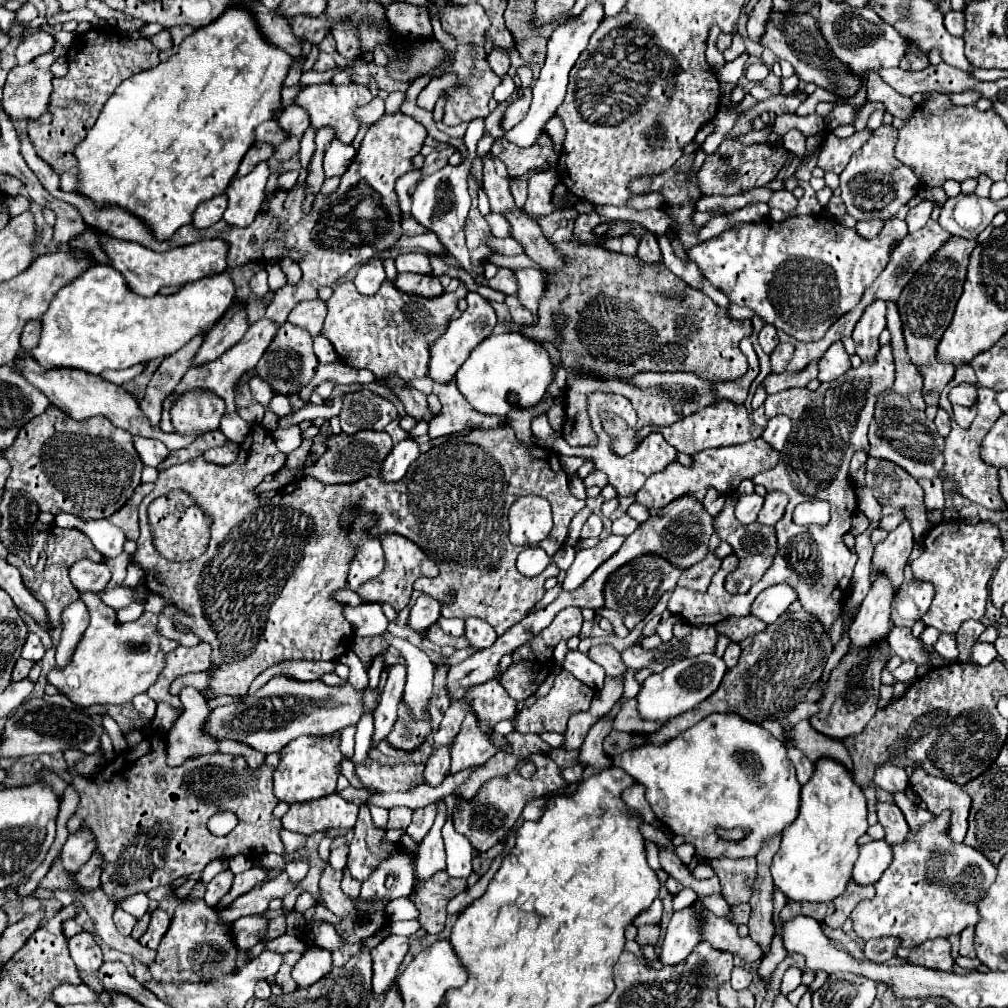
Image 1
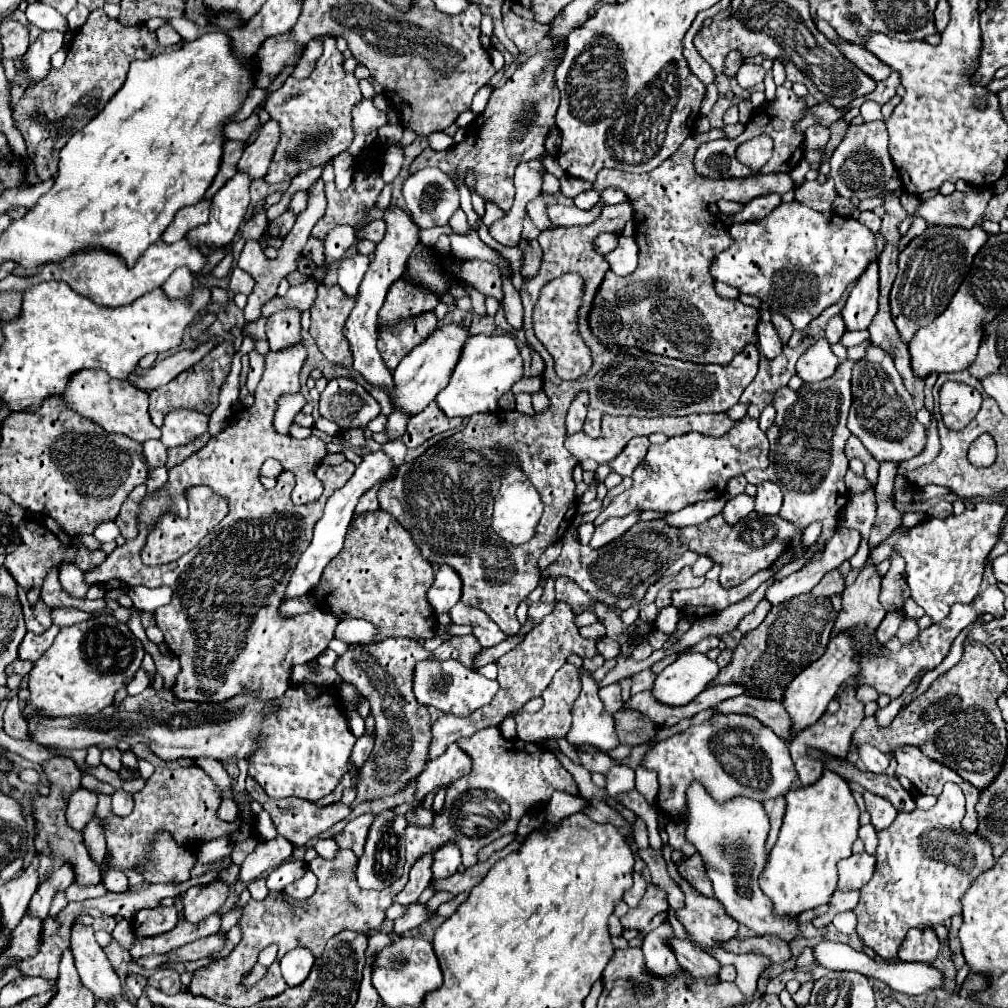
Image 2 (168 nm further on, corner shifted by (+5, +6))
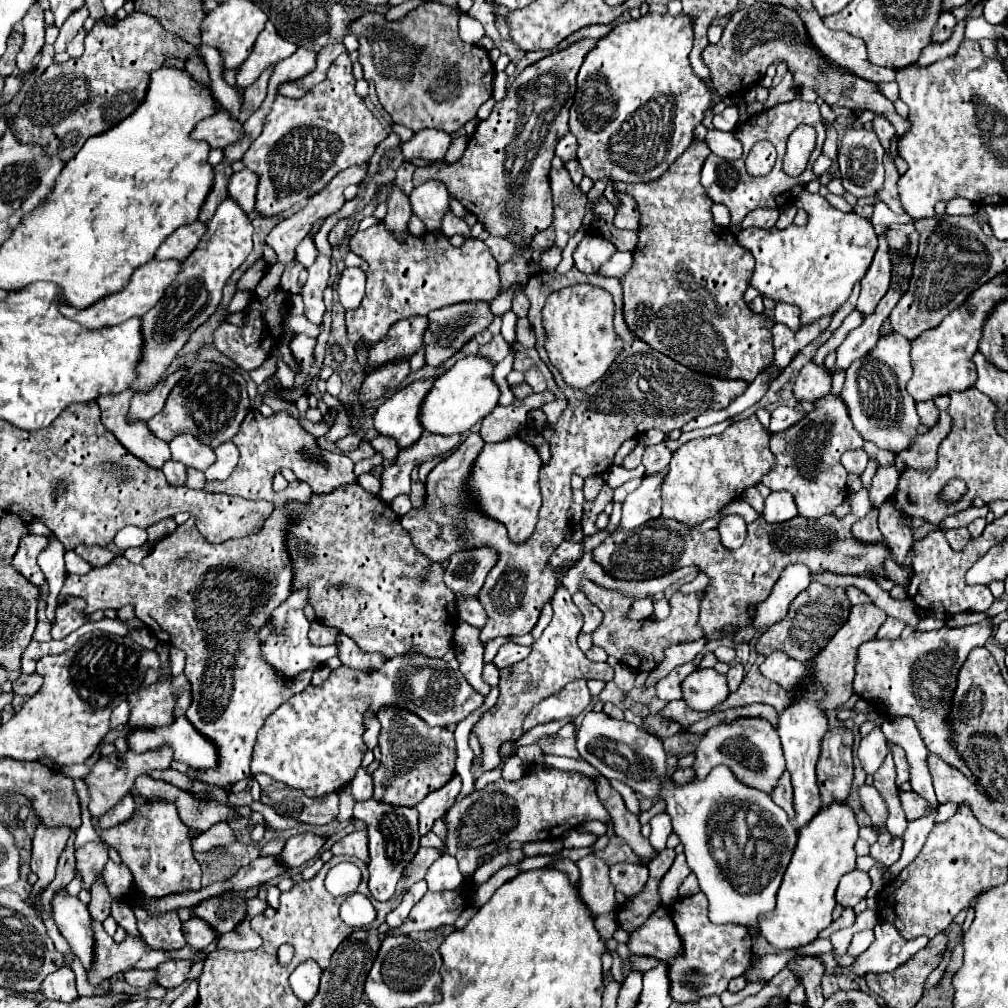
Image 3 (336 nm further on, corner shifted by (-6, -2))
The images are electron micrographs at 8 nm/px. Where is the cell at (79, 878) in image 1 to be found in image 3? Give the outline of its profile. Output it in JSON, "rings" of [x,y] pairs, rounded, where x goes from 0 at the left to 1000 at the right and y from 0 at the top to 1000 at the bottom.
{"rings":[[[125,789],[115,801],[111,801],[111,805],[107,805],[107,809],[101,809],[97,813],[97,820],[99,822],[111,822],[115,818],[121,818],[133,809],[133,803],[135,803],[135,799],[133,799],[131,789]]]}

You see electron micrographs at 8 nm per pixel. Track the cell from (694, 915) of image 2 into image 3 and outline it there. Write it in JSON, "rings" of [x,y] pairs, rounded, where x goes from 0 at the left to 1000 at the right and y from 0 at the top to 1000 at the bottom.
{"rings":[[[698,886],[677,890],[667,898],[667,912],[679,932],[679,947],[663,955],[667,959],[669,993],[690,993],[698,987],[714,987],[724,971],[738,967],[746,949],[746,930],[740,920],[710,918],[702,912],[702,892]]]}

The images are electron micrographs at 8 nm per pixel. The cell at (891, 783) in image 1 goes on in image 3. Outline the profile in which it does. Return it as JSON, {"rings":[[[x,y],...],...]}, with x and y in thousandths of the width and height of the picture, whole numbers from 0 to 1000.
{"rings":[[[869,721],[863,729],[859,729],[853,735],[853,743],[851,743],[851,753],[855,757],[855,763],[859,767],[869,767],[873,763],[873,759],[877,757],[881,749],[881,735],[875,729],[875,725]]]}

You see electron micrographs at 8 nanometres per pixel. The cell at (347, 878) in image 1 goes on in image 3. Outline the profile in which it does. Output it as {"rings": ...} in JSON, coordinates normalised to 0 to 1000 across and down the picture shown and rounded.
{"rings":[[[349,824],[343,830],[339,830],[335,836],[329,838],[327,842],[331,848],[353,848],[361,856],[365,856],[365,826],[359,824]]]}

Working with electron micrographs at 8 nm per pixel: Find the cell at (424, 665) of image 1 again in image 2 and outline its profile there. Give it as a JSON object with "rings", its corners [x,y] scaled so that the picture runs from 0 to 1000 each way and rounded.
{"rings":[[[344,614],[344,616],[338,616],[336,620],[334,620],[334,628],[332,628],[332,632],[334,634],[338,634],[340,638],[368,638],[370,634],[370,628],[372,624],[368,622],[368,618],[364,618],[364,616],[360,616],[360,614]]]}

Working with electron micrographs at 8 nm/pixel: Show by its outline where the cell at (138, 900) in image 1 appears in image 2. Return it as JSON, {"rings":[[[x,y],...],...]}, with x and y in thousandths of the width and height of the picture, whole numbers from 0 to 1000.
{"rings":[[[72,876],[68,882],[66,882],[66,892],[68,894],[84,894],[88,890],[98,890],[106,886],[106,882],[102,878],[92,878],[92,880],[78,880],[76,876]]]}

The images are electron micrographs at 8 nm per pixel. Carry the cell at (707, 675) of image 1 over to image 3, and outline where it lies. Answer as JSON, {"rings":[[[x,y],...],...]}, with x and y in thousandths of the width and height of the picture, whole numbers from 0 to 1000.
{"rings":[[[688,664],[677,676],[677,693],[688,705],[704,705],[722,691],[720,670],[710,664]]]}

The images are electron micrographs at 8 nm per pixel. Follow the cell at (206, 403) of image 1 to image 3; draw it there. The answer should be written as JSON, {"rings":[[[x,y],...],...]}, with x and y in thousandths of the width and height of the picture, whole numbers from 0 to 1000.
{"rings":[[[175,432],[169,438],[169,447],[173,457],[179,457],[185,463],[192,463],[198,467],[202,467],[214,455],[212,445],[200,439],[198,436],[194,436],[192,432]]]}

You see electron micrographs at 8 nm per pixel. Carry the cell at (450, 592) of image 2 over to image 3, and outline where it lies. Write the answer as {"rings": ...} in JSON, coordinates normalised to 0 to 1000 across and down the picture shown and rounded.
{"rings":[[[486,543],[452,549],[444,557],[440,578],[444,580],[444,584],[450,586],[452,596],[472,592],[490,559],[492,559],[492,547]]]}

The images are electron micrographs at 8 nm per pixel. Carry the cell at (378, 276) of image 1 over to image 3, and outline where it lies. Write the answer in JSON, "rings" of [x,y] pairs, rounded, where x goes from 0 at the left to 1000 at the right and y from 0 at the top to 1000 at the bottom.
{"rings":[[[343,265],[335,281],[337,301],[343,307],[357,305],[361,297],[361,287],[363,287],[363,271],[357,265]]]}

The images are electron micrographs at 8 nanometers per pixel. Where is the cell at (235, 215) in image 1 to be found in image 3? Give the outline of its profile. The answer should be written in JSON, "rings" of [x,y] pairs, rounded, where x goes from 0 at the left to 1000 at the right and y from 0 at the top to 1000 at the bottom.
{"rings":[[[230,195],[218,201],[214,213],[206,219],[202,237],[198,237],[196,245],[181,261],[175,281],[171,281],[155,305],[141,314],[143,356],[137,364],[137,380],[133,380],[131,386],[137,390],[149,388],[159,372],[171,362],[173,354],[179,350],[192,326],[196,326],[214,309],[224,277],[244,259],[250,249],[250,227],[252,225],[246,217],[246,211],[242,211],[242,207]]]}

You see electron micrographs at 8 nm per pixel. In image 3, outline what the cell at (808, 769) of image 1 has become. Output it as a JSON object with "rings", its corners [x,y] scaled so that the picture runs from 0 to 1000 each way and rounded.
{"rings":[[[827,721],[815,735],[813,753],[810,759],[813,791],[817,799],[825,795],[839,795],[847,773],[845,759],[847,727],[841,721]]]}

